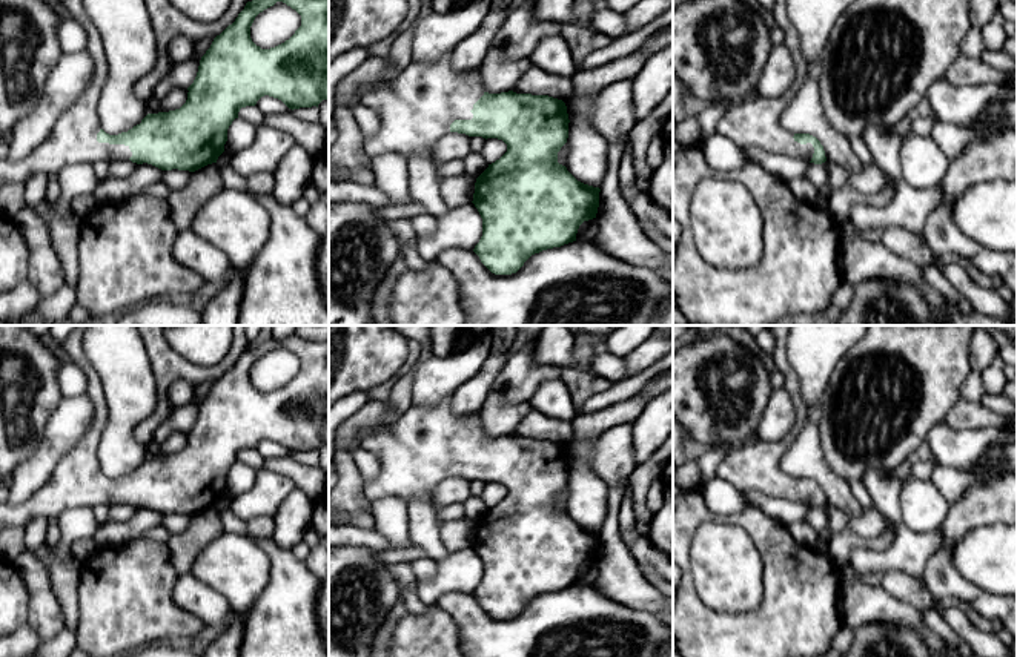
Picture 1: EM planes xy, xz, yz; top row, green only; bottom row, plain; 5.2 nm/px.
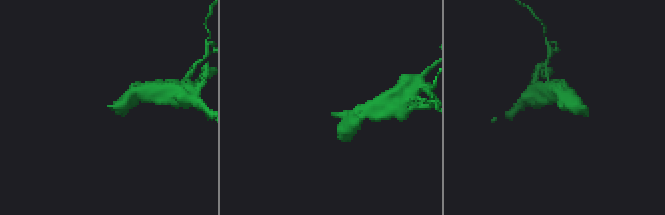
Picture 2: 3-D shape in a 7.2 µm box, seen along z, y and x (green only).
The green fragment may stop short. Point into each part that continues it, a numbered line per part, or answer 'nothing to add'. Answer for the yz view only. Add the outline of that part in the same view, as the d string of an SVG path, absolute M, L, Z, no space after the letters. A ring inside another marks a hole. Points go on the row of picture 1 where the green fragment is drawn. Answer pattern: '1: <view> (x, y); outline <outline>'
1: yz (756, 122); outline M776 0L770 20L782 29L785 35L783 45L799 63L794 83L782 97L765 98L757 94L736 106L730 106L719 120L716 132L730 137L739 147L759 147L767 154L811 161L813 144L797 143L793 138L794 134L780 124L780 115L791 95L799 91L807 77L805 57L796 28L787 12L787 0Z

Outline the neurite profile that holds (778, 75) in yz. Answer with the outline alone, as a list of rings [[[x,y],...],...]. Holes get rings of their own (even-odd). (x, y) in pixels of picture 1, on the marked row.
[[[785,45],[773,46],[762,75],[757,81],[757,94],[765,98],[785,95],[797,75],[799,63]]]

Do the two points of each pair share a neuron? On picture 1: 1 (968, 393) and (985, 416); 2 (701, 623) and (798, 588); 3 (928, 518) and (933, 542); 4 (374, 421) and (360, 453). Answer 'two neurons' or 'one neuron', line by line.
1: two neurons
2: one neuron
3: two neurons
4: two neurons

